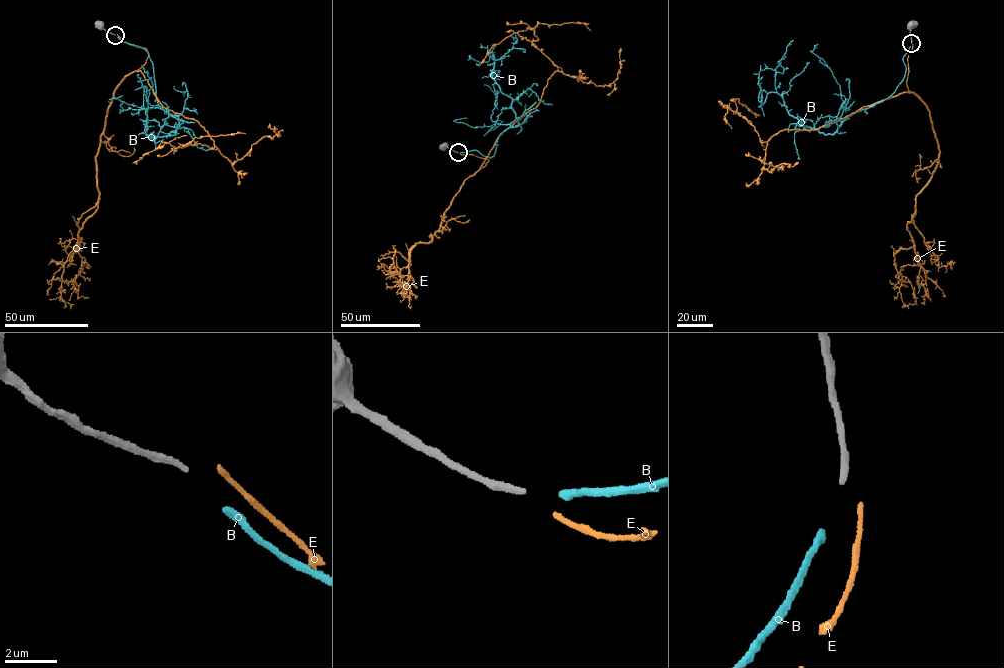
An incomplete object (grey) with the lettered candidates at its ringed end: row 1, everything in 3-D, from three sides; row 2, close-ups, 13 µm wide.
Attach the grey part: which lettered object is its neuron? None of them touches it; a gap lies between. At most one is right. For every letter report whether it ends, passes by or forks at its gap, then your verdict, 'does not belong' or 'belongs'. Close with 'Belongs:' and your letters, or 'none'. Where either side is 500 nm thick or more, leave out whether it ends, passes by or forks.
B: it ends; belongs
E: it ends; does not belong
Belongs: B

